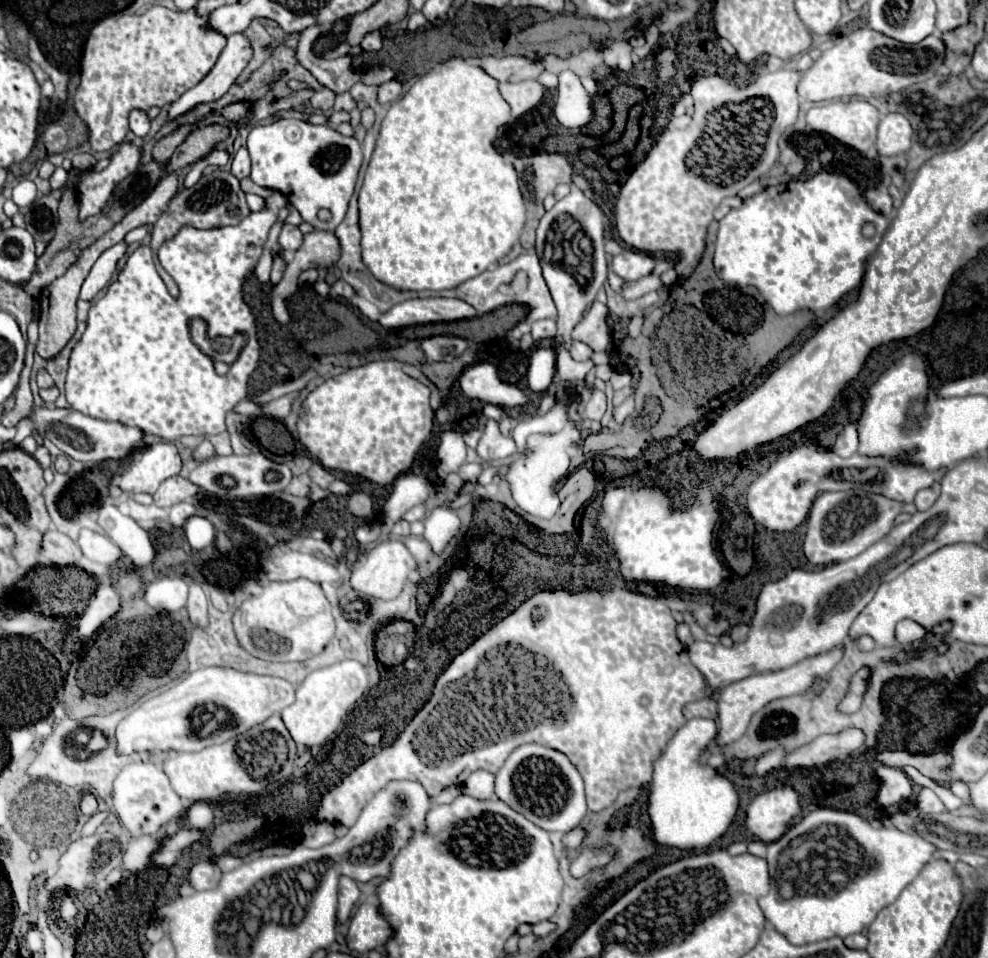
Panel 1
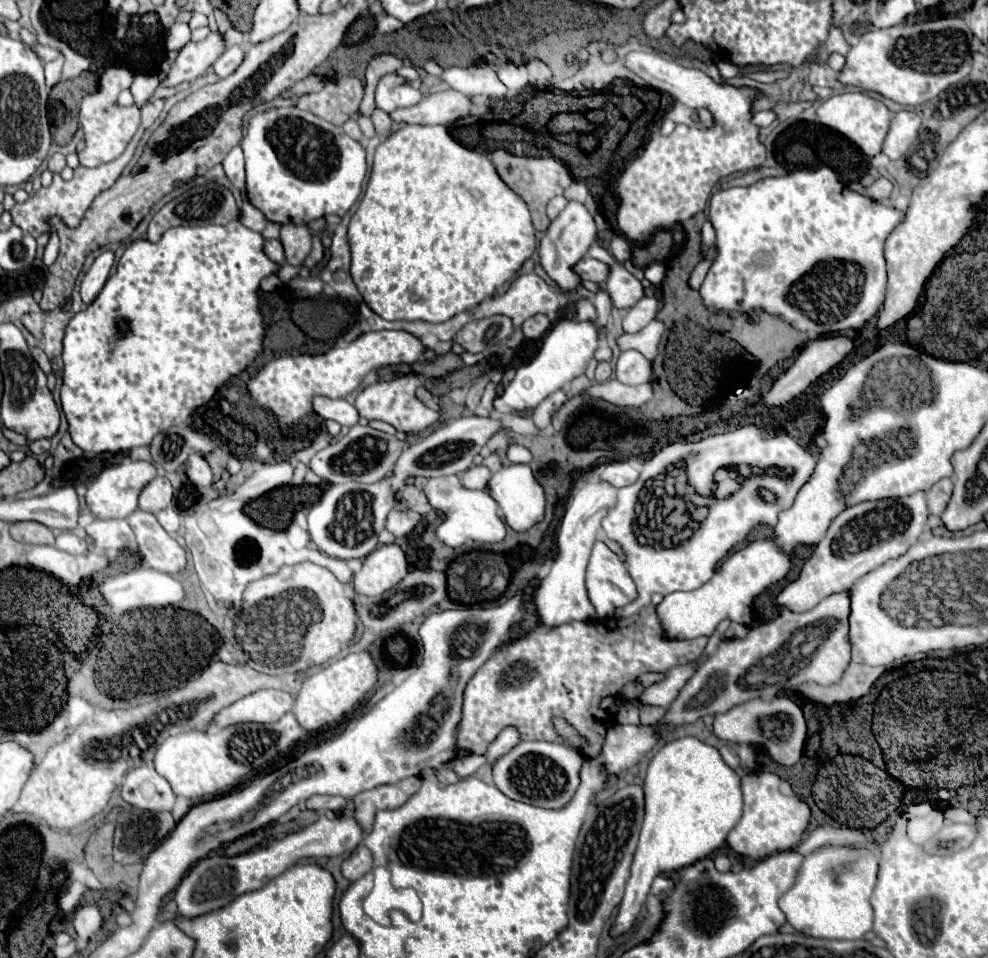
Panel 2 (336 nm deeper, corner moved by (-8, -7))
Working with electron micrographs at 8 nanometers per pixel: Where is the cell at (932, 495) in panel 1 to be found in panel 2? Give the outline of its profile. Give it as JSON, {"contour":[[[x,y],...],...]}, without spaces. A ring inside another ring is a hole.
{"contour":[[[940,479],[928,493],[926,493],[926,501],[928,501],[928,511],[932,515],[940,515],[946,509],[946,503],[952,495],[952,481],[950,479]]]}

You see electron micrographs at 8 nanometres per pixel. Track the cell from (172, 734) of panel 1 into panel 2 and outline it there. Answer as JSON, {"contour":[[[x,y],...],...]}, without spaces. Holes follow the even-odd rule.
{"contour":[[[264,689],[238,699],[236,703],[220,709],[210,725],[214,727],[230,727],[236,723],[274,723],[284,713],[288,713],[294,705],[294,697],[286,691],[278,689]]]}

